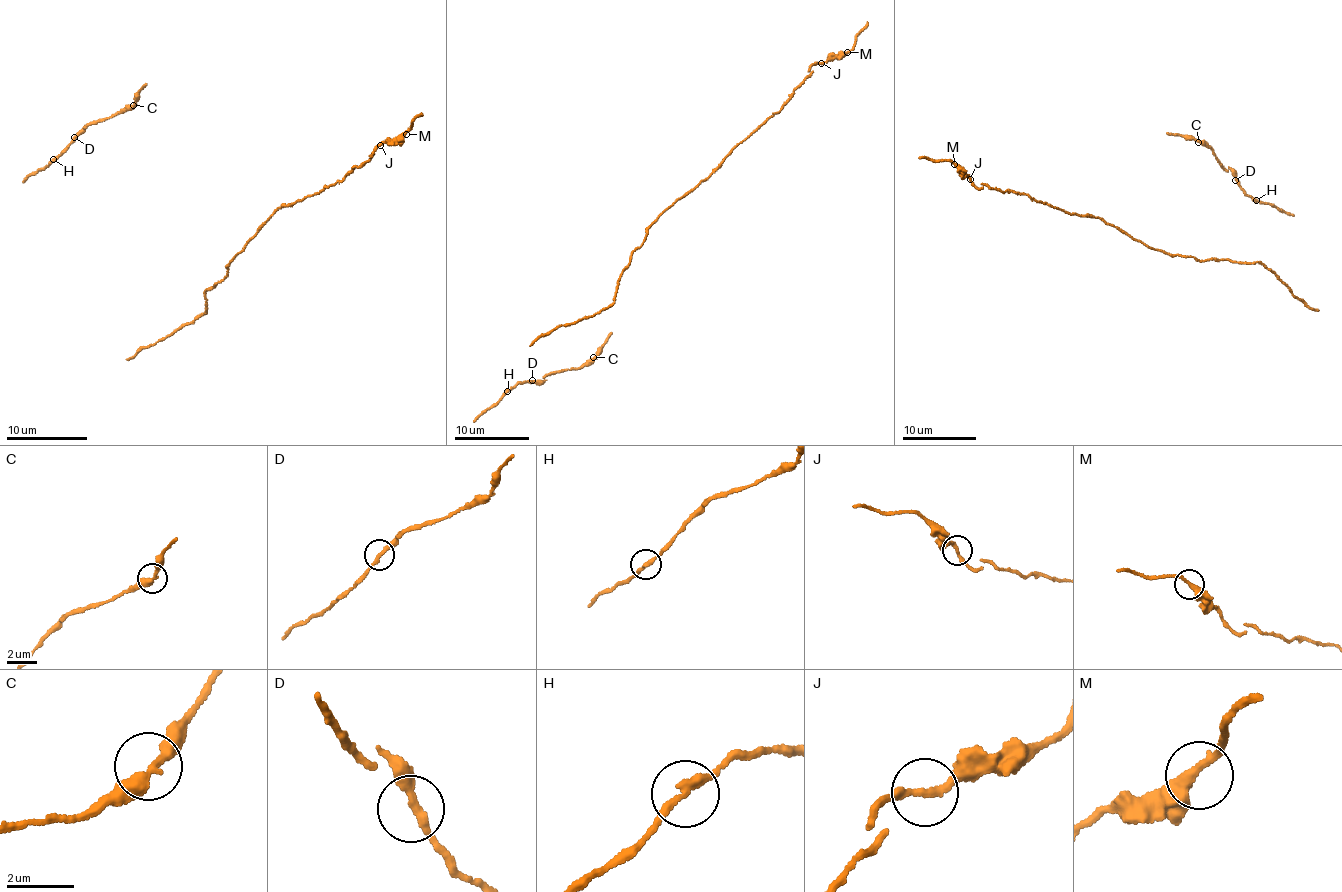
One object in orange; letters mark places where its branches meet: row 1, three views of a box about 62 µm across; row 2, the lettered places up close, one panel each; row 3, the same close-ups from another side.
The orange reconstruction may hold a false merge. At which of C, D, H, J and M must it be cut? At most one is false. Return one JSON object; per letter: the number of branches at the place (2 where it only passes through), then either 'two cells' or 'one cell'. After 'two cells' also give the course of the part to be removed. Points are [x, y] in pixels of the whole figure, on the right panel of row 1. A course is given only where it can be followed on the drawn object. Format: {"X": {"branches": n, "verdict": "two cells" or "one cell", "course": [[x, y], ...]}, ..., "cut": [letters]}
{"C": {"branches": 2, "verdict": "one cell"}, "D": {"branches": 2, "verdict": "one cell"}, "H": {"branches": 2, "verdict": "one cell"}, "J": {"branches": 2, "verdict": "one cell"}, "M": {"branches": 2, "verdict": "one cell"}, "cut": []}

